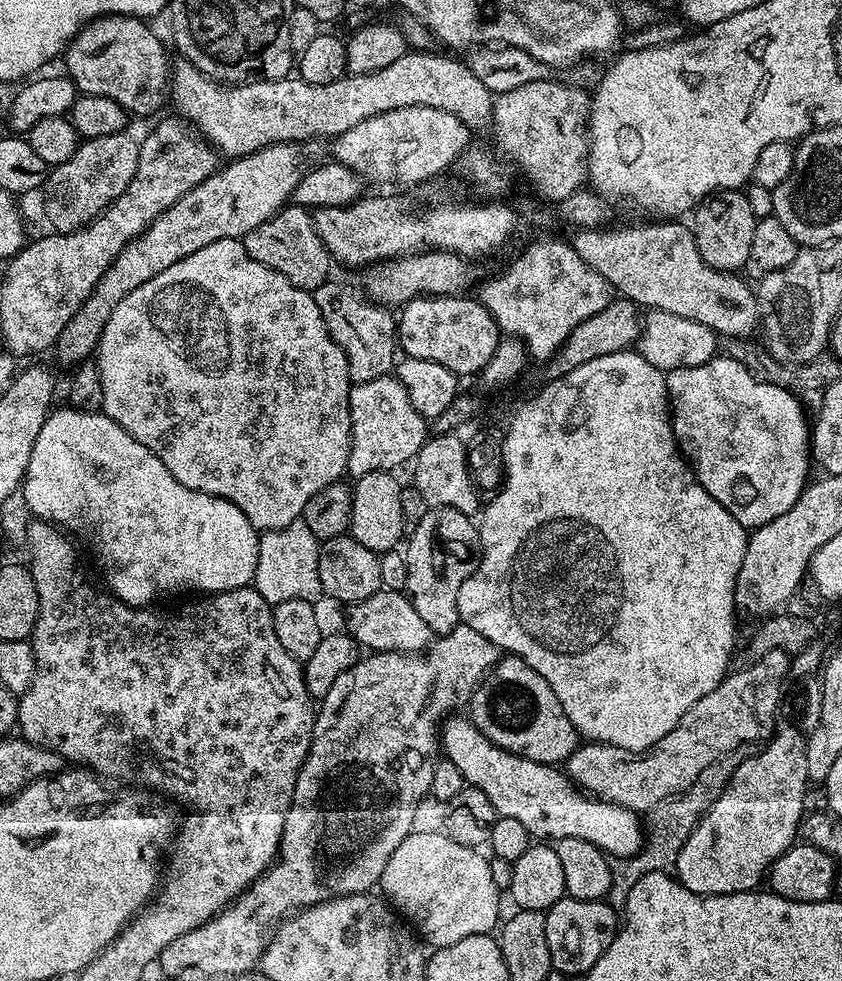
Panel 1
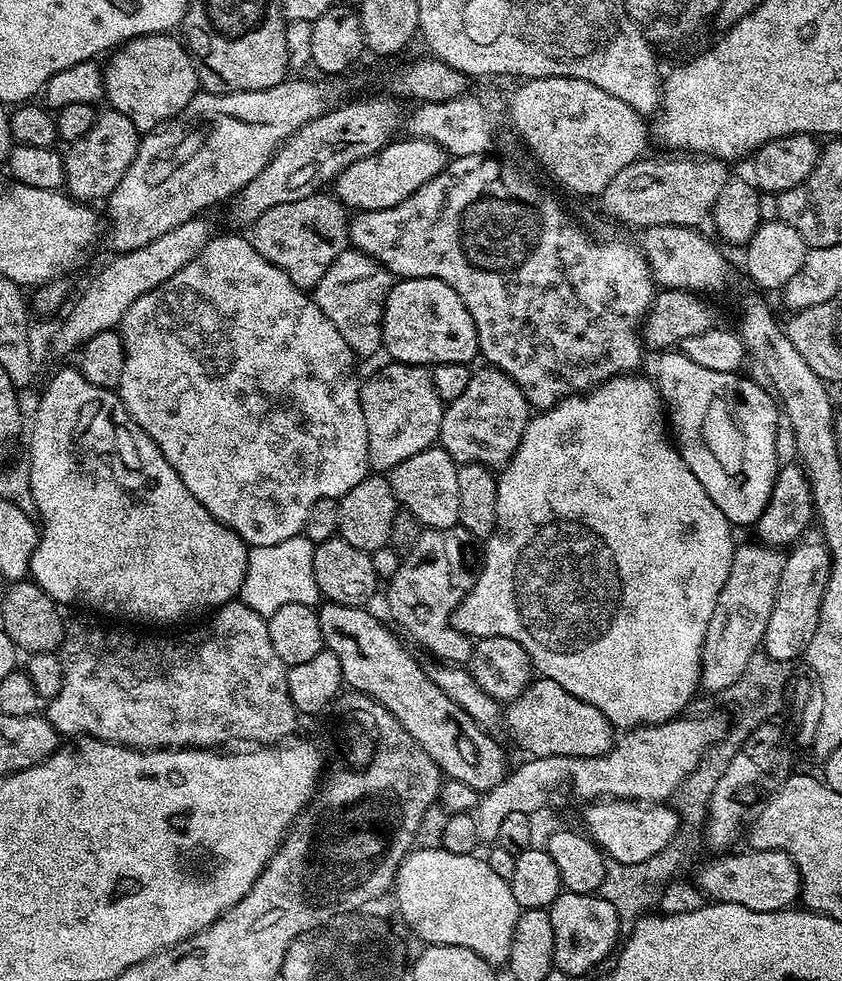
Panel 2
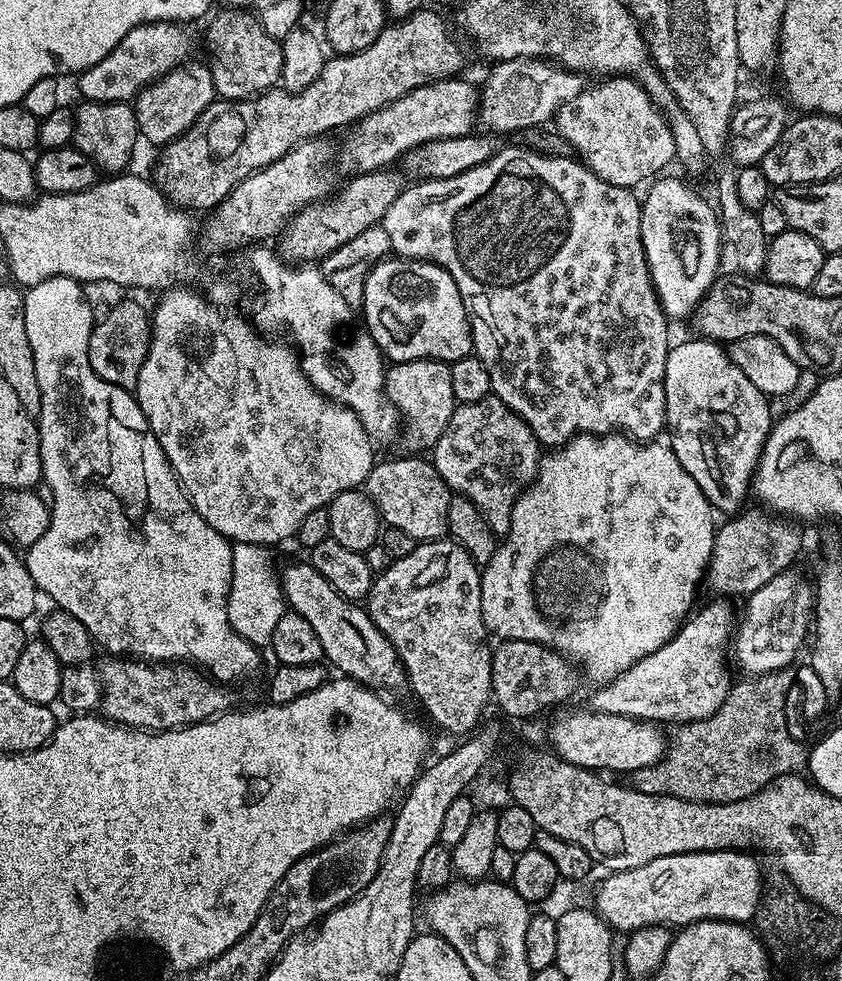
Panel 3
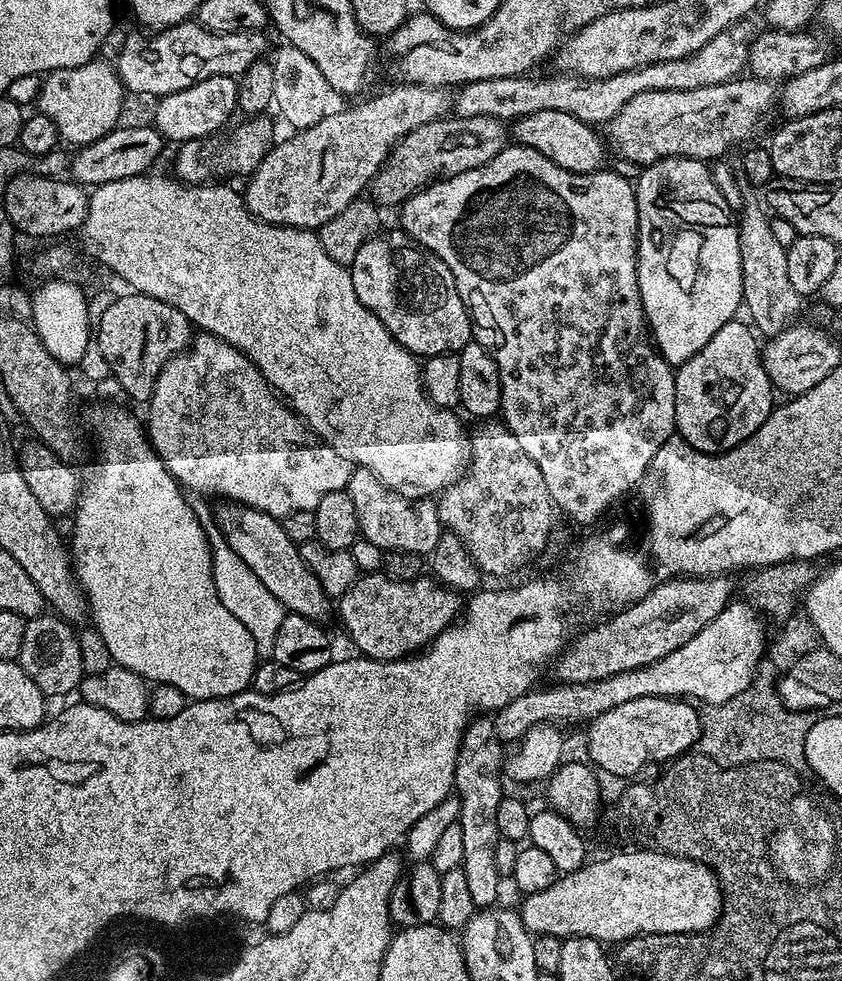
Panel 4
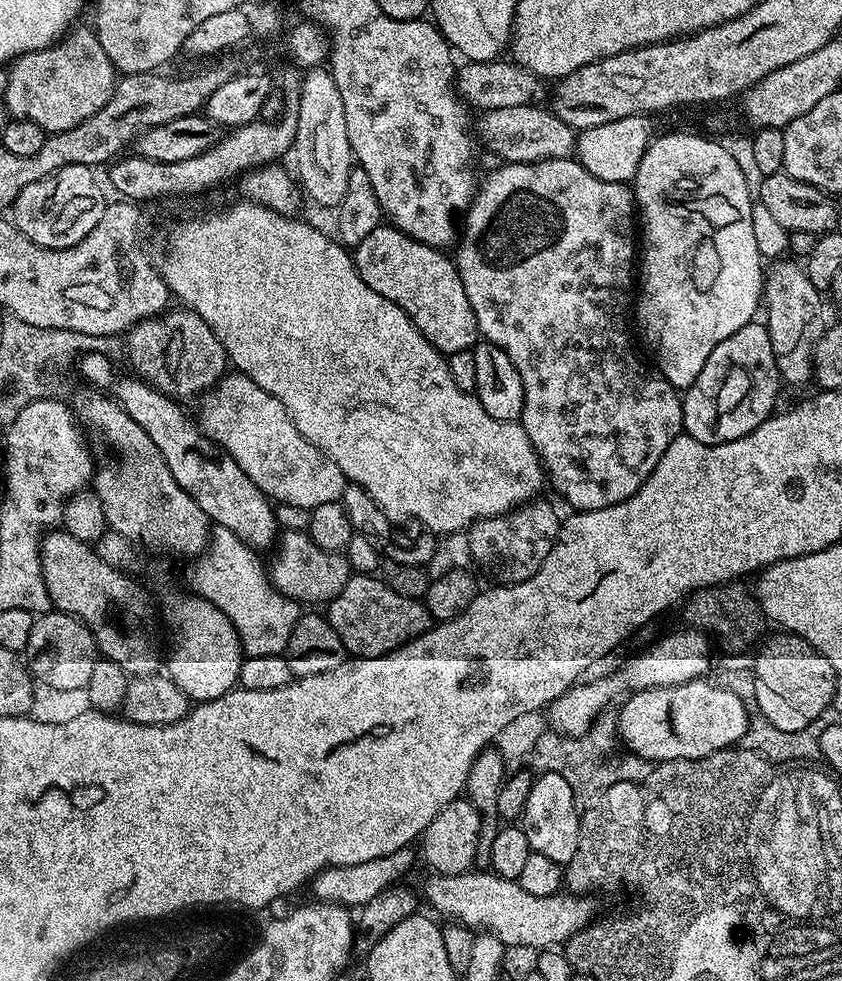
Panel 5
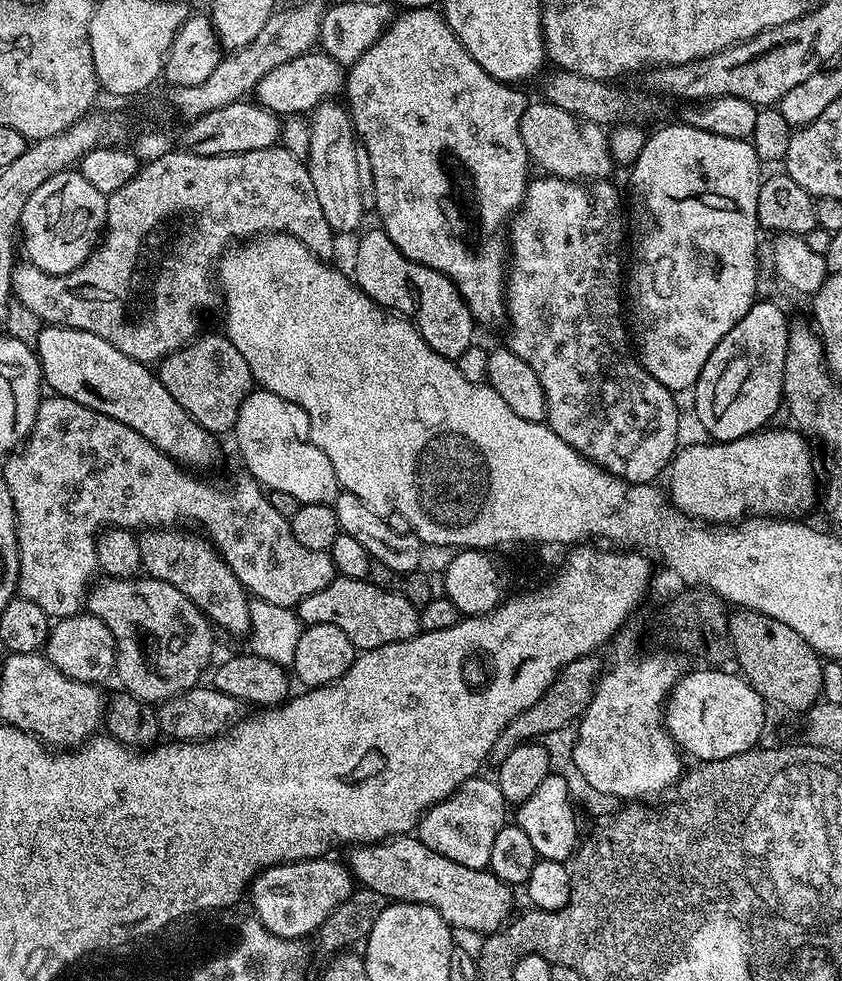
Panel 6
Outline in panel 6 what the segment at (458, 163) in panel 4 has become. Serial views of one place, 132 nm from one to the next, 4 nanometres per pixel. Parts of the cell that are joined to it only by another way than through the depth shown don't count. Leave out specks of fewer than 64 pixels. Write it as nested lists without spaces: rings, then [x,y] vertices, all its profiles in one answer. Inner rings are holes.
[[[547,102],[529,103],[522,114],[520,133],[522,146],[526,146],[526,154],[533,165],[541,168],[541,173],[556,176],[559,180],[575,180],[577,182],[595,182],[608,180],[611,177],[614,161],[609,144],[609,133],[601,125],[590,122],[586,118],[578,118],[566,110],[558,110],[558,106]]]

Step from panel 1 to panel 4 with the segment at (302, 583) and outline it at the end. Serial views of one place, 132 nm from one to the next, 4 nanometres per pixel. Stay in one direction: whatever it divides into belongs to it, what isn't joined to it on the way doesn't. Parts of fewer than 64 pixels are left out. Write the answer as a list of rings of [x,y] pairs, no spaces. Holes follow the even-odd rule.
[[[199,494],[189,495],[188,501],[212,548],[214,586],[218,590],[222,606],[226,606],[226,610],[230,610],[230,614],[234,614],[234,618],[238,618],[238,622],[242,622],[242,626],[250,630],[250,638],[254,638],[257,653],[264,658],[271,657],[278,626],[282,626],[282,618],[286,614],[284,607],[280,605],[278,598],[274,598],[274,594],[270,594],[270,590],[266,590],[266,586],[262,586],[258,574],[254,574],[254,570],[250,570],[250,566],[246,566],[246,562],[242,562],[242,558],[234,554],[234,550],[230,550],[230,542],[226,542],[216,521],[213,505]]]

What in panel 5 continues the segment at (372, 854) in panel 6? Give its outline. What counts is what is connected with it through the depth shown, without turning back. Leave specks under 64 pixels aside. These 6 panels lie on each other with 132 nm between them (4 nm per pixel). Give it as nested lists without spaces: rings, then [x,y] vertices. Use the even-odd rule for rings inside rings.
[[[473,870],[453,876],[432,874],[429,877],[422,896],[425,901],[428,899],[433,908],[431,911],[437,917],[445,916],[445,921],[459,922],[465,928],[493,932],[509,949],[543,950],[549,946],[564,946],[572,935],[594,920],[585,895],[557,894],[538,898],[538,894],[526,894],[519,882],[502,878],[491,870]]]

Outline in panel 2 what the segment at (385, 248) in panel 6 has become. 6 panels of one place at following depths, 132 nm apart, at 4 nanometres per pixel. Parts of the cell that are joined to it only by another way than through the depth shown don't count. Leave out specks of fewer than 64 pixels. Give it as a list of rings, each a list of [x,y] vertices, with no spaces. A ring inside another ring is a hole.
[[[400,278],[393,283],[384,303],[382,338],[384,339],[383,351],[385,353],[388,351],[392,355],[389,357],[398,364],[435,366],[458,362],[471,365],[472,359],[477,359],[480,351],[478,330],[474,326],[474,318],[470,310],[466,310],[462,298],[458,298],[458,294],[438,278],[410,278],[409,280]]]

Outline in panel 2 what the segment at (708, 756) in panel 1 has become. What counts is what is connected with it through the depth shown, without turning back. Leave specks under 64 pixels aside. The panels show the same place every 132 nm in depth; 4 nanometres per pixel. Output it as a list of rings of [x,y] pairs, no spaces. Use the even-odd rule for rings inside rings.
[[[696,716],[693,720],[684,720],[685,718],[677,718],[674,720],[668,720],[665,724],[649,724],[647,726],[641,726],[639,728],[634,728],[623,733],[624,736],[613,743],[612,748],[606,754],[601,756],[595,756],[594,758],[578,758],[577,756],[534,756],[525,759],[525,764],[520,764],[511,769],[508,775],[504,777],[504,780],[490,789],[490,791],[483,793],[480,796],[480,804],[477,806],[474,813],[475,825],[477,830],[477,838],[480,842],[495,842],[498,838],[498,829],[502,827],[502,818],[506,818],[509,814],[526,814],[527,816],[532,816],[540,812],[543,808],[564,808],[568,804],[568,800],[584,800],[583,802],[595,802],[601,798],[607,798],[610,800],[635,800],[642,804],[659,804],[661,802],[668,802],[675,797],[678,786],[682,786],[682,782],[685,778],[689,776],[696,767],[699,766],[700,761],[704,759],[706,753],[713,746],[711,744],[716,744],[725,739],[730,731],[730,724],[728,725],[726,721],[720,716]]]

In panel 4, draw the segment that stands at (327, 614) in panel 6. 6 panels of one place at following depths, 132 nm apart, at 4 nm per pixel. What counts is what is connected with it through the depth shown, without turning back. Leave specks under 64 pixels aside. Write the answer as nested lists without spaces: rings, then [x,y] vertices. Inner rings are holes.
[[[364,574],[356,579],[354,586],[350,586],[350,590],[346,590],[346,594],[339,597],[338,600],[338,616],[340,612],[340,620],[344,623],[344,628],[348,631],[350,639],[356,643],[355,651],[361,656],[367,656],[369,660],[402,660],[425,648],[436,639],[440,632],[444,631],[449,624],[457,619],[458,613],[461,611],[462,604],[459,604],[457,593],[453,592],[451,588],[437,582],[435,579],[417,578],[414,580],[393,580],[383,574]]]

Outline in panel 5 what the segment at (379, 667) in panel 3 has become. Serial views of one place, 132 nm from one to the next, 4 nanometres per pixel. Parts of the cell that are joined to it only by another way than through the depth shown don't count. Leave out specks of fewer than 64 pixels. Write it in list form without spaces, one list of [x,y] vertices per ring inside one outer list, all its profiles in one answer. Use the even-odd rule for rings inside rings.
[[[128,376],[122,377],[110,389],[111,395],[126,410],[126,414],[134,418],[134,422],[138,422],[138,426],[150,434],[154,446],[162,450],[162,458],[166,458],[166,466],[170,466],[170,474],[174,474],[174,482],[178,482],[178,486],[182,486],[182,490],[186,490],[186,494],[198,502],[213,525],[226,526],[226,530],[236,534],[246,546],[257,550],[271,549],[278,540],[273,501],[258,490],[250,478],[246,478],[246,470],[242,470],[234,458],[230,458],[227,452],[200,431],[193,417],[191,420],[176,405],[179,403],[173,397],[165,396],[144,380]]]

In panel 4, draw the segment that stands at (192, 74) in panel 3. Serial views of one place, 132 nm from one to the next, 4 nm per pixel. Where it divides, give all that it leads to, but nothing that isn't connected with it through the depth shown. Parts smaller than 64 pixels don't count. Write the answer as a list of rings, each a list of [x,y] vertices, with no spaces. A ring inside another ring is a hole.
[[[215,76],[214,78],[202,78],[202,82],[194,82],[194,86],[186,86],[186,90],[178,90],[174,94],[166,94],[155,101],[156,113],[153,114],[151,123],[165,141],[183,142],[185,140],[212,138],[220,131],[219,128],[231,118],[237,115],[238,109],[238,80],[235,76]]]

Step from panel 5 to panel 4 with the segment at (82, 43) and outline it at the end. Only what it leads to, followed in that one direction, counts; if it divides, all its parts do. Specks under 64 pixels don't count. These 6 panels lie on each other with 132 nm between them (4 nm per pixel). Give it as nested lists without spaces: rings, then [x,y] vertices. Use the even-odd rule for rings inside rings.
[[[93,58],[82,66],[54,70],[39,81],[39,115],[48,116],[54,126],[58,126],[58,134],[65,145],[83,146],[98,142],[98,138],[110,134],[121,123],[126,89],[115,67],[100,59]]]

